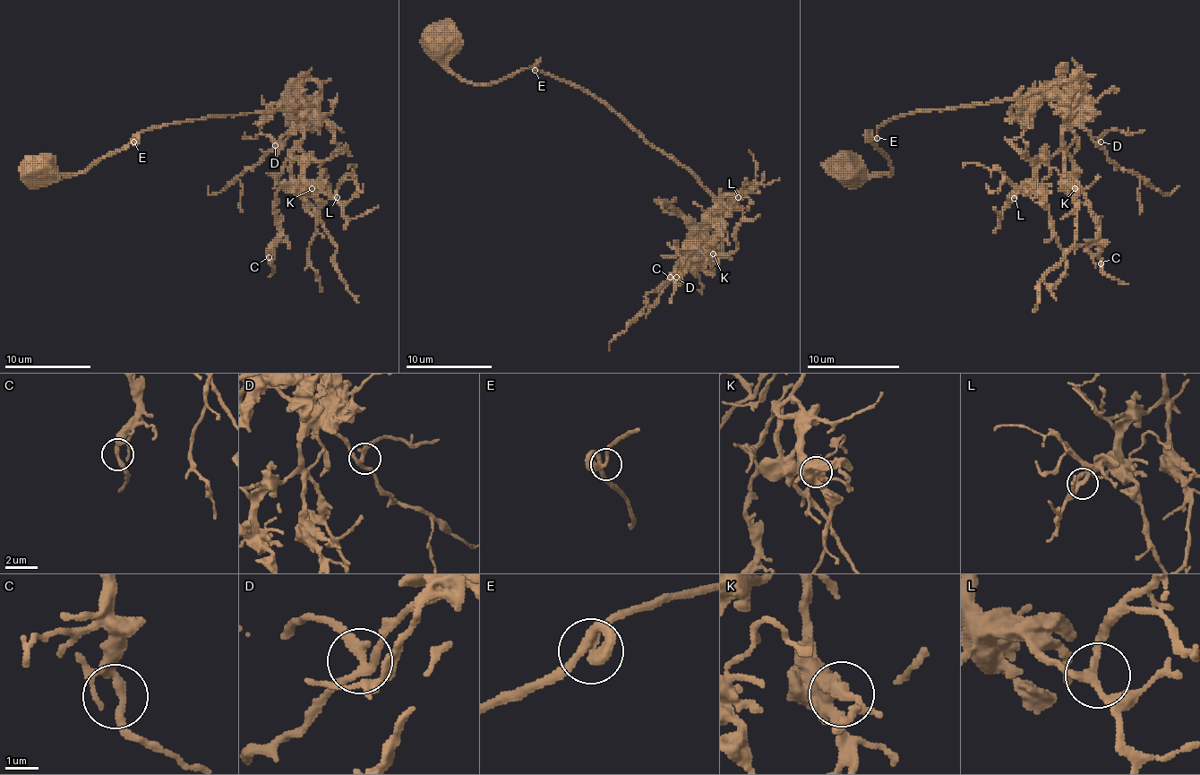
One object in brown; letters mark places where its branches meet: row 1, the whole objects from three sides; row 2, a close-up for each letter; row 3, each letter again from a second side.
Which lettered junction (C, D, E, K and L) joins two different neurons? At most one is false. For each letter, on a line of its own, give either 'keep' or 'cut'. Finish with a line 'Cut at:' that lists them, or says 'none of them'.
C: keep
D: keep
E: keep
K: keep
L: keep
Cut at: none of them

